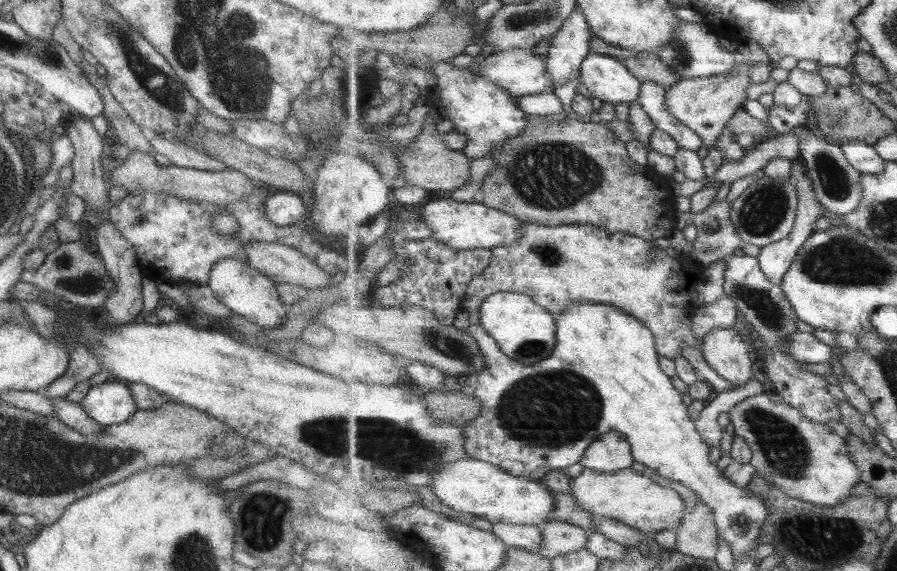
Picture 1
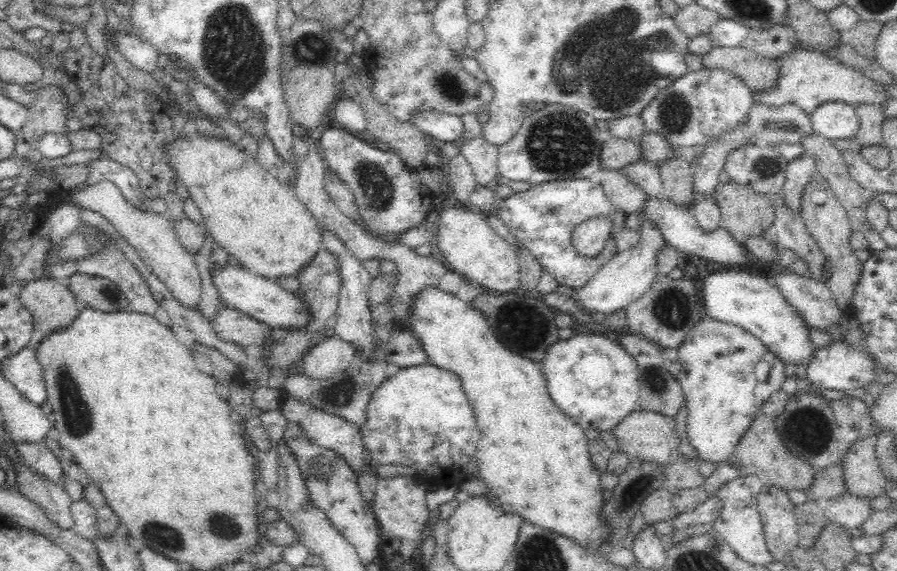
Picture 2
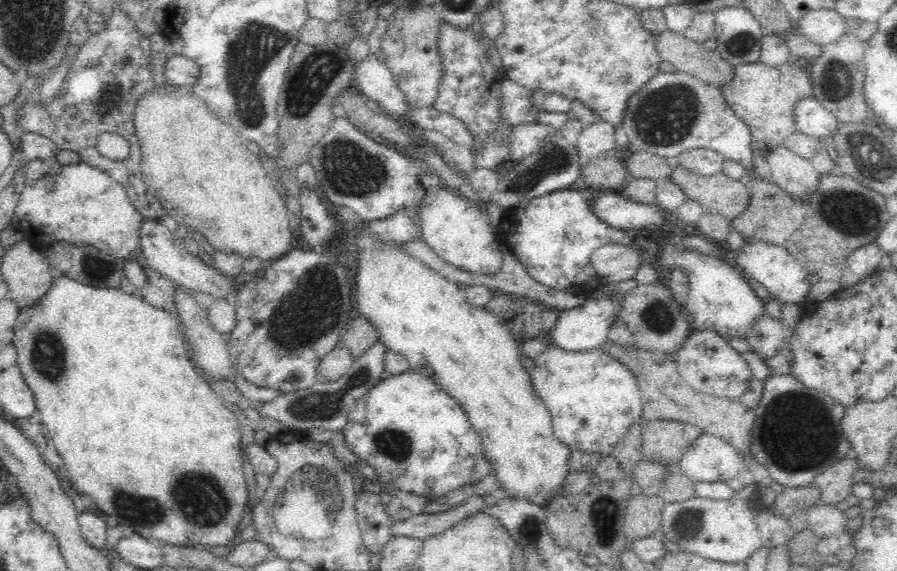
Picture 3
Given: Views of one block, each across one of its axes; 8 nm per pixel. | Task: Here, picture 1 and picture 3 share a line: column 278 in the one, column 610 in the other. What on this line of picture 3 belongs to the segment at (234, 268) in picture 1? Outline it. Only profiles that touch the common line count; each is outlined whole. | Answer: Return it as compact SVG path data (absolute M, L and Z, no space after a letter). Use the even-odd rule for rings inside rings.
M604 295L599 299L586 300L576 308L566 309L558 312L556 324L546 332L549 344L556 346L566 352L580 352L598 349L608 339L609 328L618 318L622 304L622 296Z

